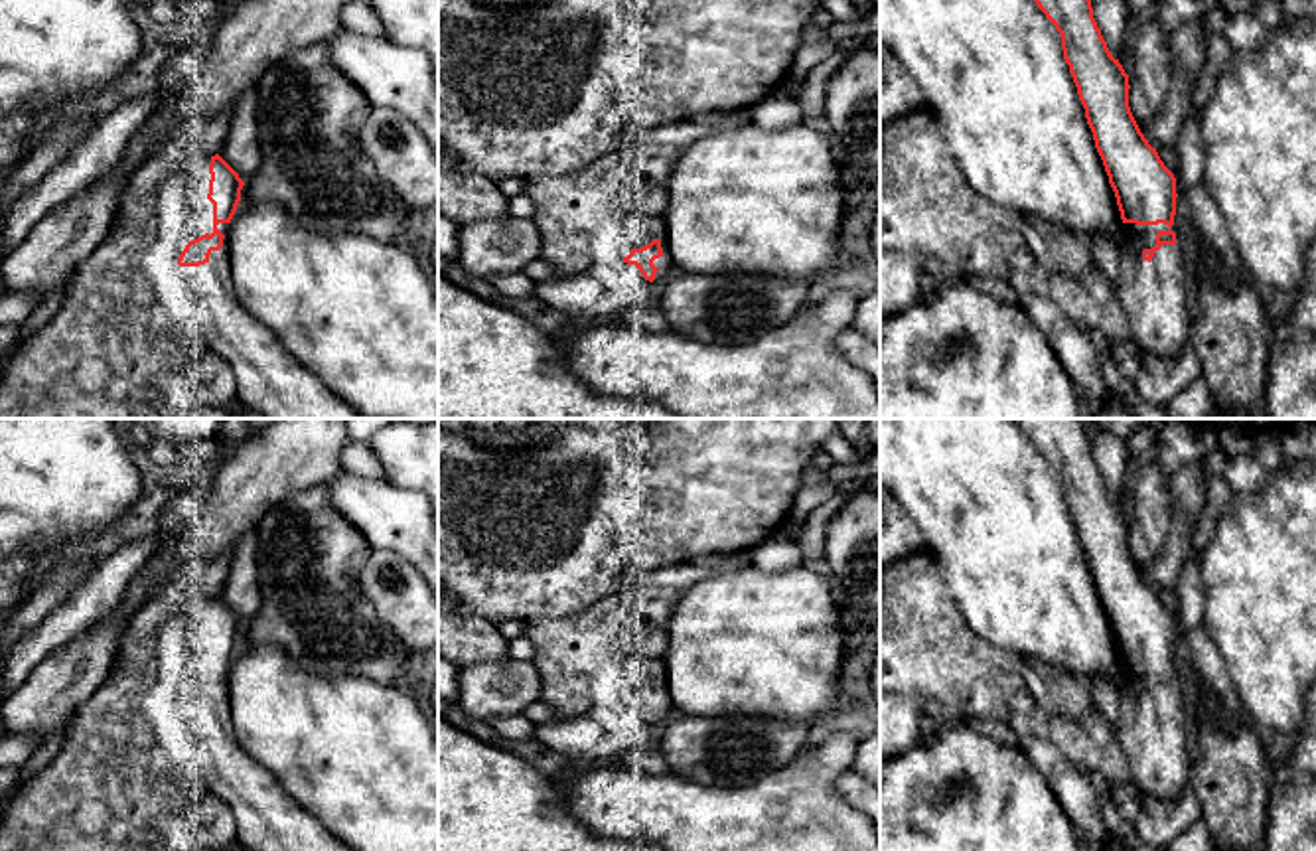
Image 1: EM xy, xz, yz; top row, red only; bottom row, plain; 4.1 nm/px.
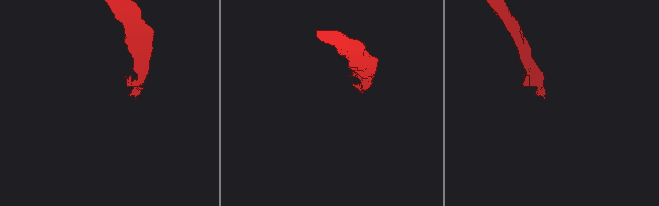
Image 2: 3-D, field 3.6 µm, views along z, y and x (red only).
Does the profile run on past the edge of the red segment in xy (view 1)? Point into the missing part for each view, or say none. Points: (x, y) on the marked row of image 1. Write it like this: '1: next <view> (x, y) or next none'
1: next xy (271, 382)

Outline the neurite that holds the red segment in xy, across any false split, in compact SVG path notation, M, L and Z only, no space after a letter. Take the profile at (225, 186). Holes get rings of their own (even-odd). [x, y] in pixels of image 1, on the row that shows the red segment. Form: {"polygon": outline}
{"polygon": "M211 156L209 193L213 233L185 245L178 265L209 263L209 280L197 284L193 314L201 338L233 369L239 401L266 419L375 419L359 413L320 377L296 361L280 340L237 298L231 280L231 257L223 247L219 223L231 223L245 182L219 156Z"}

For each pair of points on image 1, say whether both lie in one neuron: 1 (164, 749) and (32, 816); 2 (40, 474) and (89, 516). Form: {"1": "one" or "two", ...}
{"1": "one", "2": "one"}

